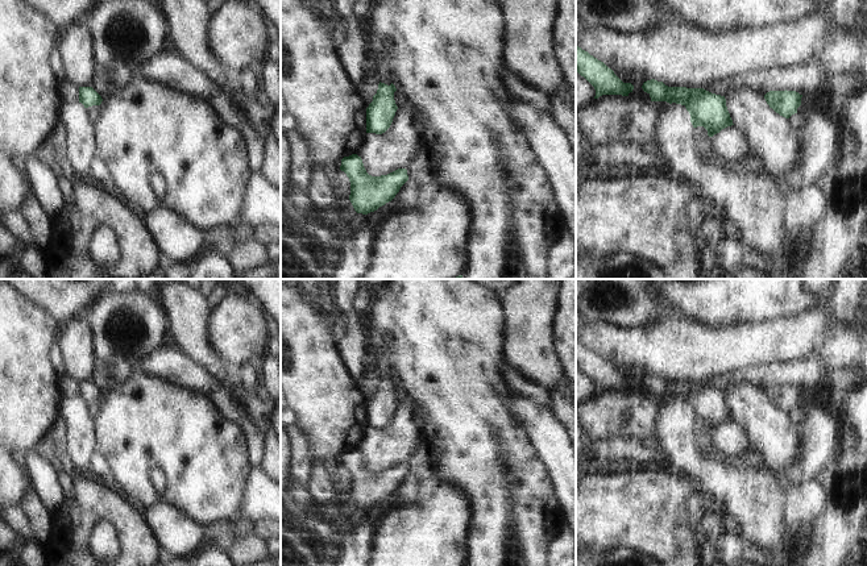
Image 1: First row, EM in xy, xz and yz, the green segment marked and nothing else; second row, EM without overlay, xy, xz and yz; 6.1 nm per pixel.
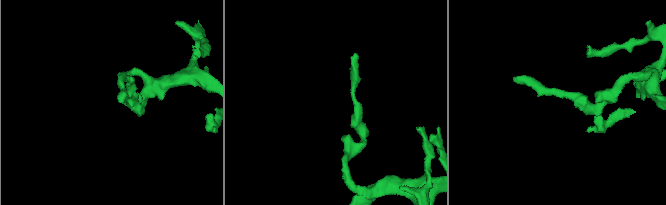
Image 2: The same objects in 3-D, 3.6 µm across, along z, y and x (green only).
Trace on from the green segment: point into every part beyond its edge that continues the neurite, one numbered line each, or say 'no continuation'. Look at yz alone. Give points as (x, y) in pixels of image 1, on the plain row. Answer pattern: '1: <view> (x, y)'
no continuation

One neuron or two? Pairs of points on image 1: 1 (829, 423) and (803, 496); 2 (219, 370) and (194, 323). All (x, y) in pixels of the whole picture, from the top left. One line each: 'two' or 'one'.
1: two
2: one

